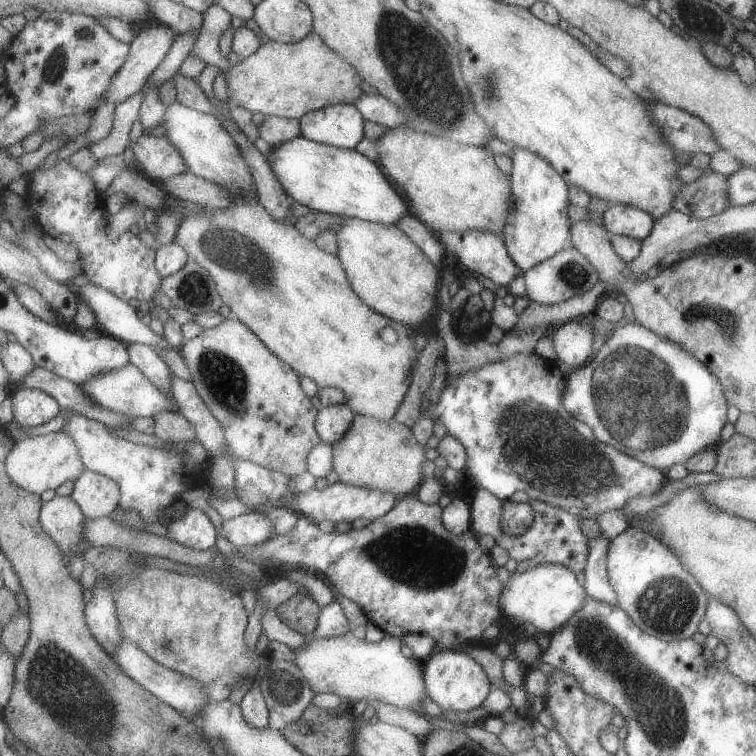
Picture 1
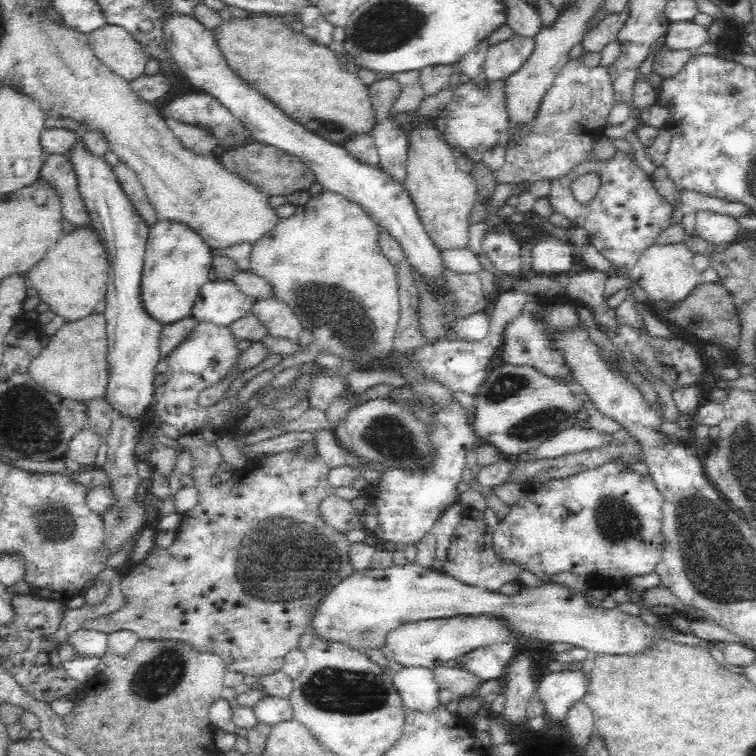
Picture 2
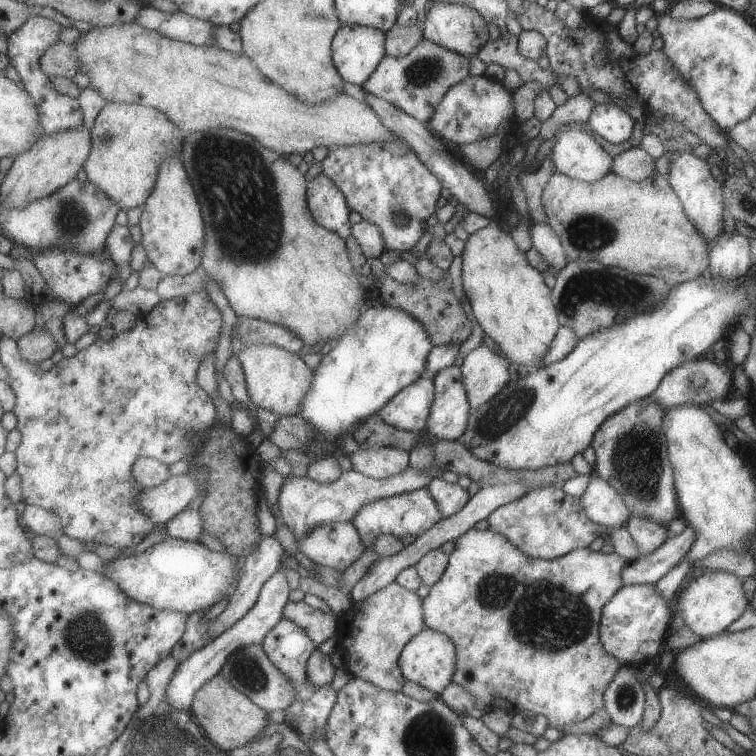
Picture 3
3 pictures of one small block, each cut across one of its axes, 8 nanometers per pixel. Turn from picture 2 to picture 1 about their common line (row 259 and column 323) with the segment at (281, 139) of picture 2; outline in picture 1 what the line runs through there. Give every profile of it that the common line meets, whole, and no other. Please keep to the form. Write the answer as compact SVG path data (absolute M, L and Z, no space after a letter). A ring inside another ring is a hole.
M348 403L323 406L319 411L316 429L323 442L335 444L345 438L355 422L355 411Z

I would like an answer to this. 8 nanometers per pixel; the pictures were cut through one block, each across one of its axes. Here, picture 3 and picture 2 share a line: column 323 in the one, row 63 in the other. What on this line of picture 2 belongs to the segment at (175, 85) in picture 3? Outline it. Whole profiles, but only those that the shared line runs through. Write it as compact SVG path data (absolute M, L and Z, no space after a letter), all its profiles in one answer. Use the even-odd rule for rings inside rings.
M106 24L87 35L98 60L114 74L128 82L144 74L144 66L150 58L130 32L120 26Z

